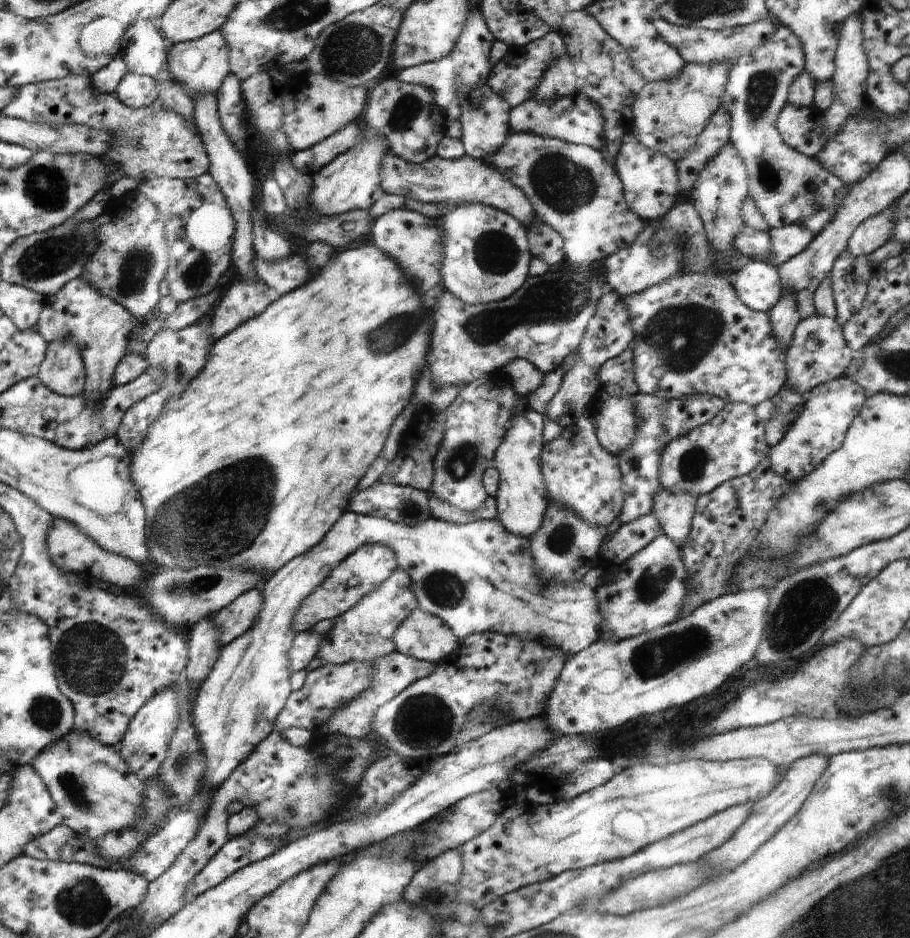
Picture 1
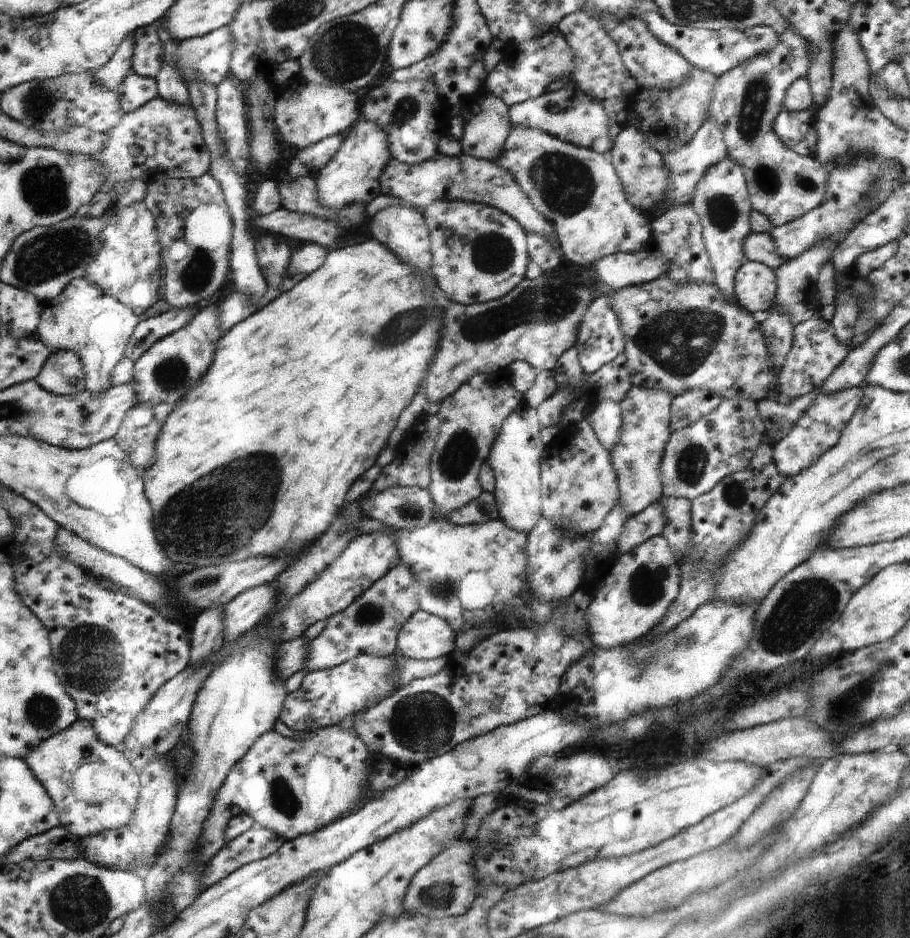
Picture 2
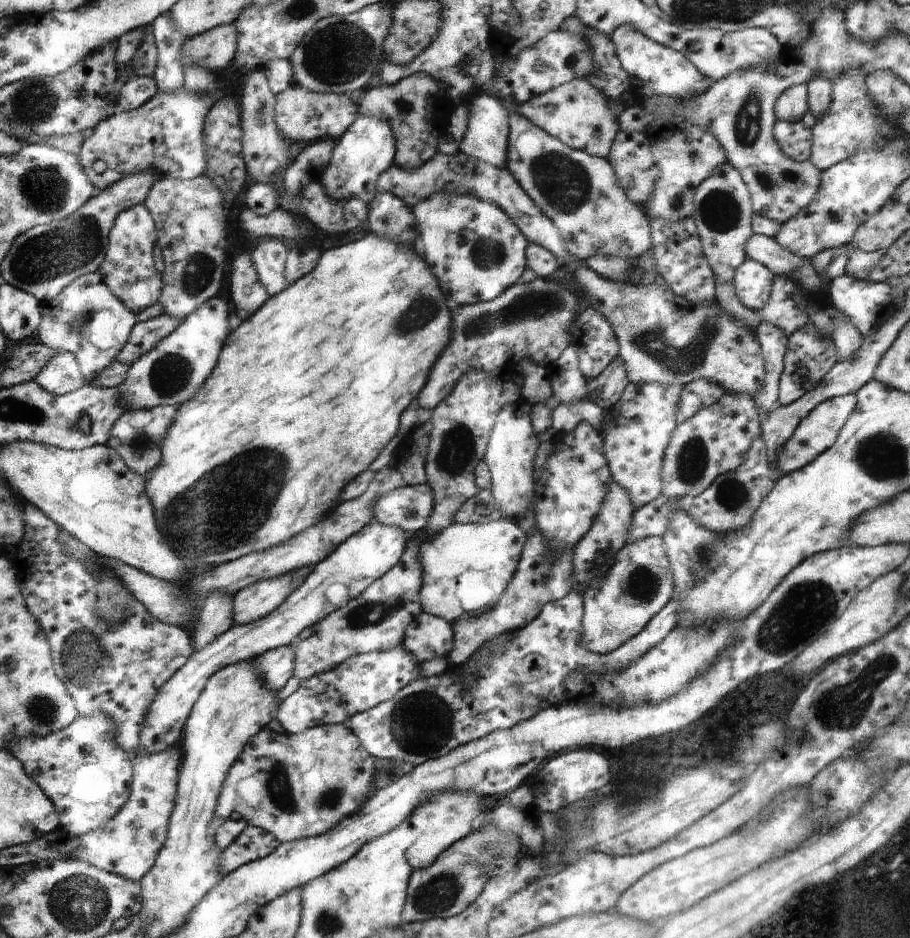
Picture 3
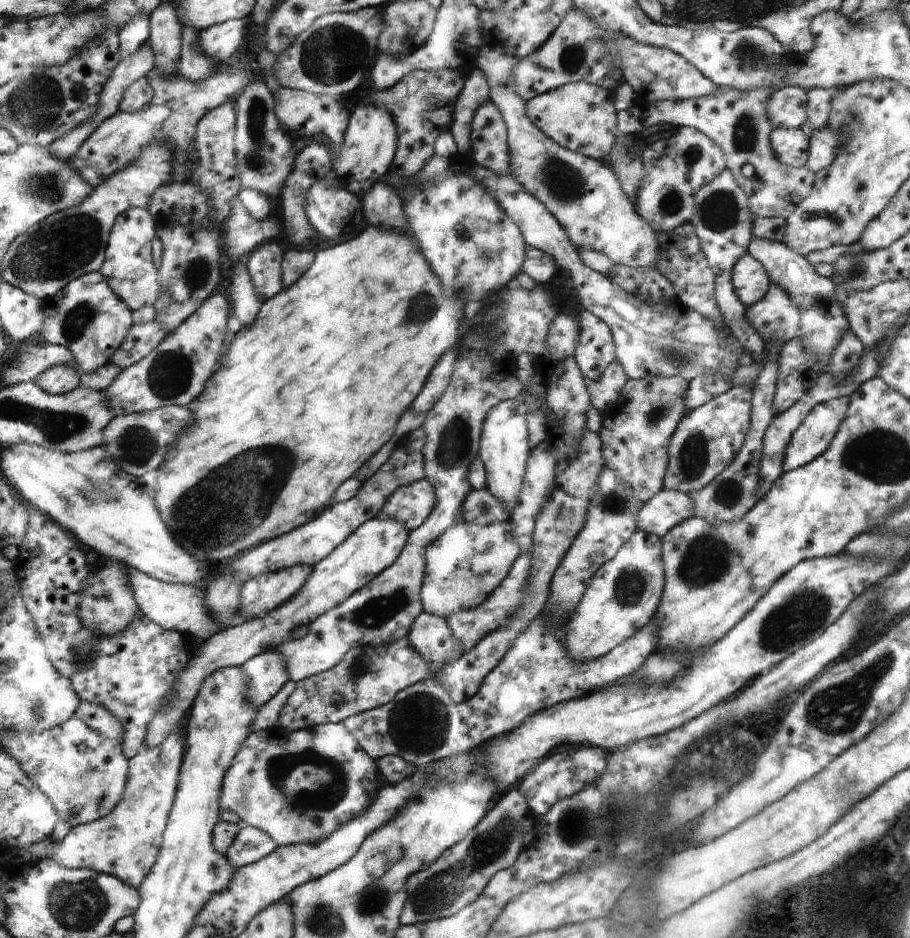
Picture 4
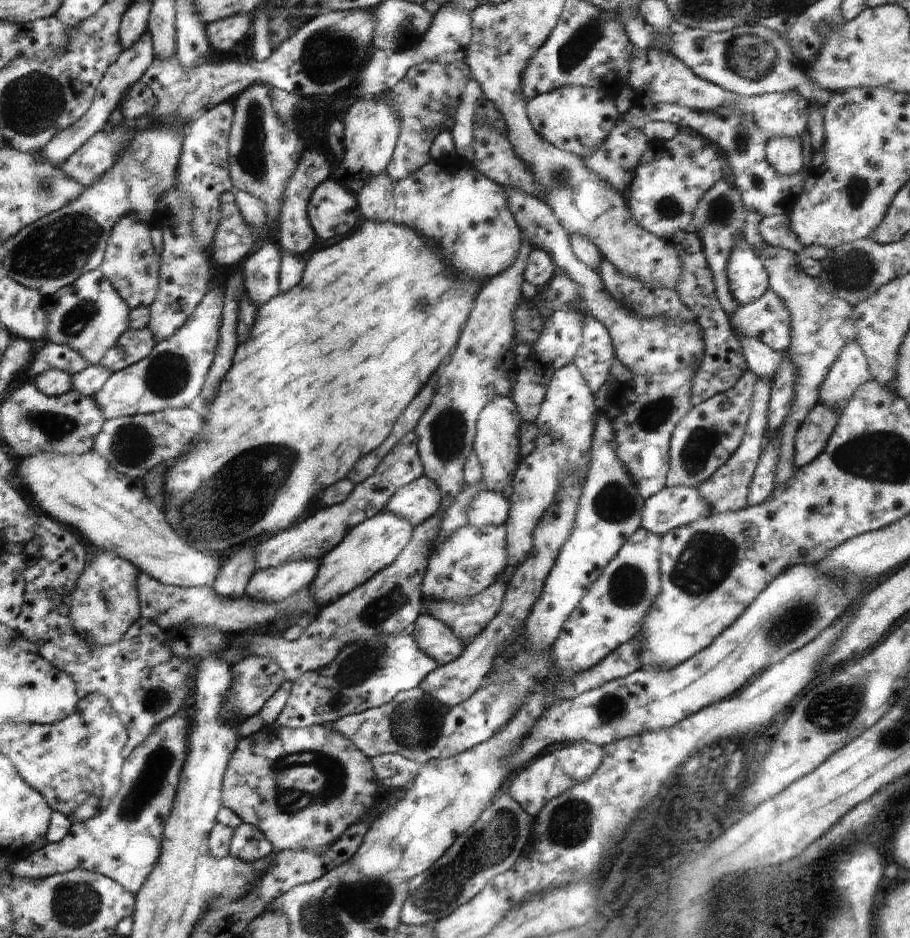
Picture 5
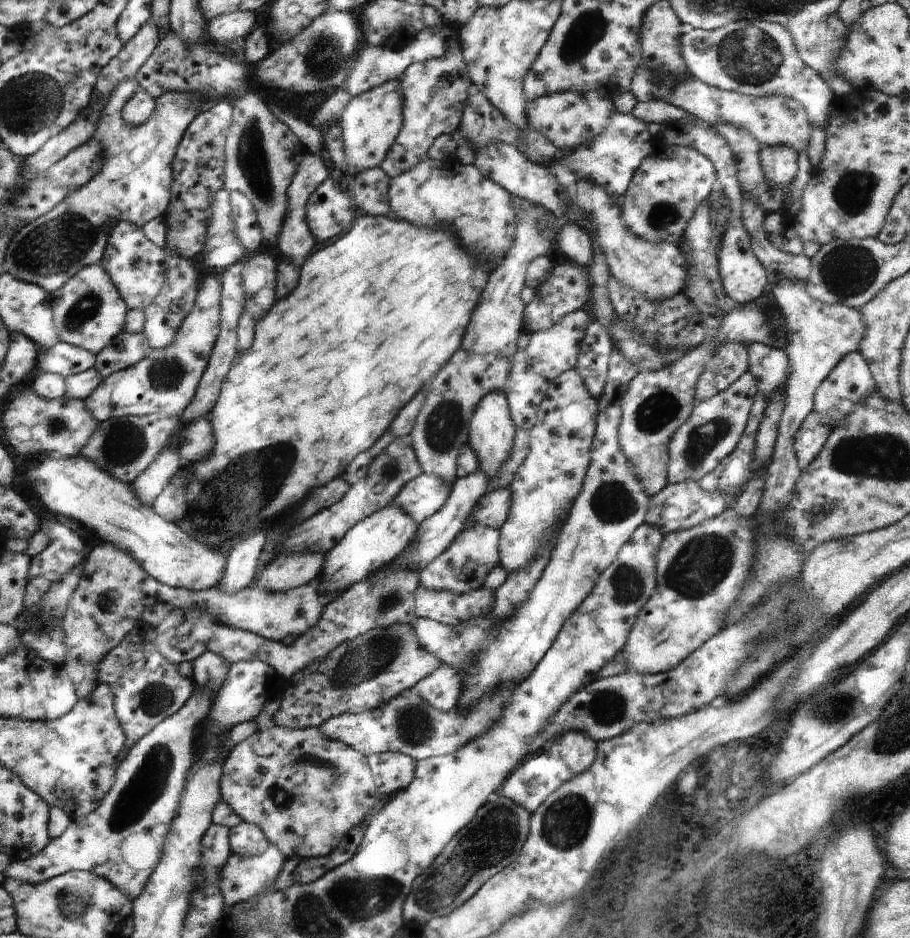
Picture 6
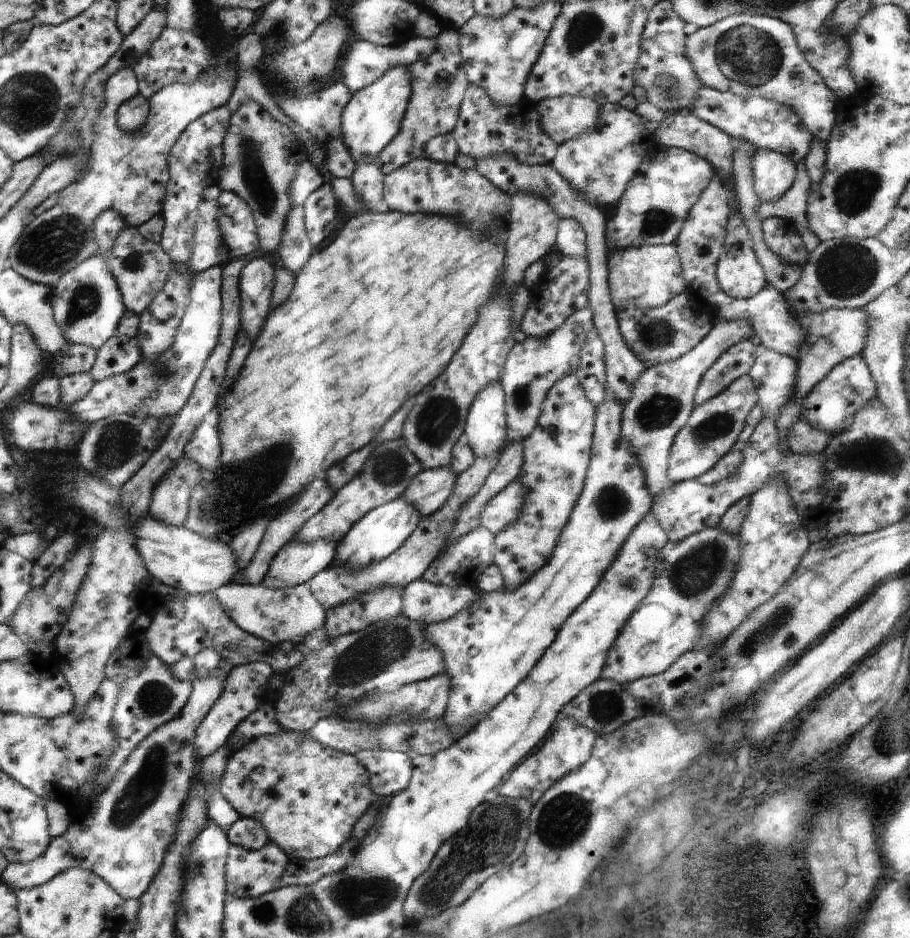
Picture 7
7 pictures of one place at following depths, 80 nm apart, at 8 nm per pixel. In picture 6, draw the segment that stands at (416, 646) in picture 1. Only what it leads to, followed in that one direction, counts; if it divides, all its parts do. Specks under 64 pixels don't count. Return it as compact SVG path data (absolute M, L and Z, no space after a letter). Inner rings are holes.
M613 347L612 352L610 352L605 388L601 397L597 399L598 417L592 442L591 461L580 494L573 500L568 516L566 516L566 520L560 528L549 563L546 565L539 581L535 583L535 587L530 590L527 600L518 605L510 617L504 617L496 621L490 612L471 621L457 624L456 627L432 619L413 616L412 626L415 628L415 632L424 648L434 652L443 664L465 670L467 686L459 700L460 706L473 706L484 695L492 695L495 688L510 686L510 684L524 680L552 646L565 620L590 594L606 567L614 562L623 544L631 537L634 530L645 522L650 497L642 490L637 472L631 467L627 457L624 456L618 439L618 426L620 426L621 420L620 408L623 404L624 394L628 384L637 373L636 364L630 362L630 358L622 350Z

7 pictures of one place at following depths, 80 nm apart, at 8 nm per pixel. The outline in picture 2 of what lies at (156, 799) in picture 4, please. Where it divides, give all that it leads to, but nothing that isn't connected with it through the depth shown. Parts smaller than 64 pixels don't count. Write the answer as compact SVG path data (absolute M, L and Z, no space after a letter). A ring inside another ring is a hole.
M162 756L141 770L141 793L137 800L136 810L133 812L133 818L128 824L117 829L105 830L98 836L92 835L81 839L80 844L84 844L81 848L84 850L82 852L84 859L95 865L102 865L104 868L141 874L140 870L148 866L149 860L153 859L157 848L164 844L169 834L178 792L176 774L170 763L173 763L172 758Z

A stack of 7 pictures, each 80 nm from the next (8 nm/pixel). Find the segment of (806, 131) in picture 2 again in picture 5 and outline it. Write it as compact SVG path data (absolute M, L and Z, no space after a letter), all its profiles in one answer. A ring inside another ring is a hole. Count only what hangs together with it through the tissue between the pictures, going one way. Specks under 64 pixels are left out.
M778 136L767 142L765 149L766 158L772 168L778 174L798 174L801 172L802 162L802 138L786 138Z

